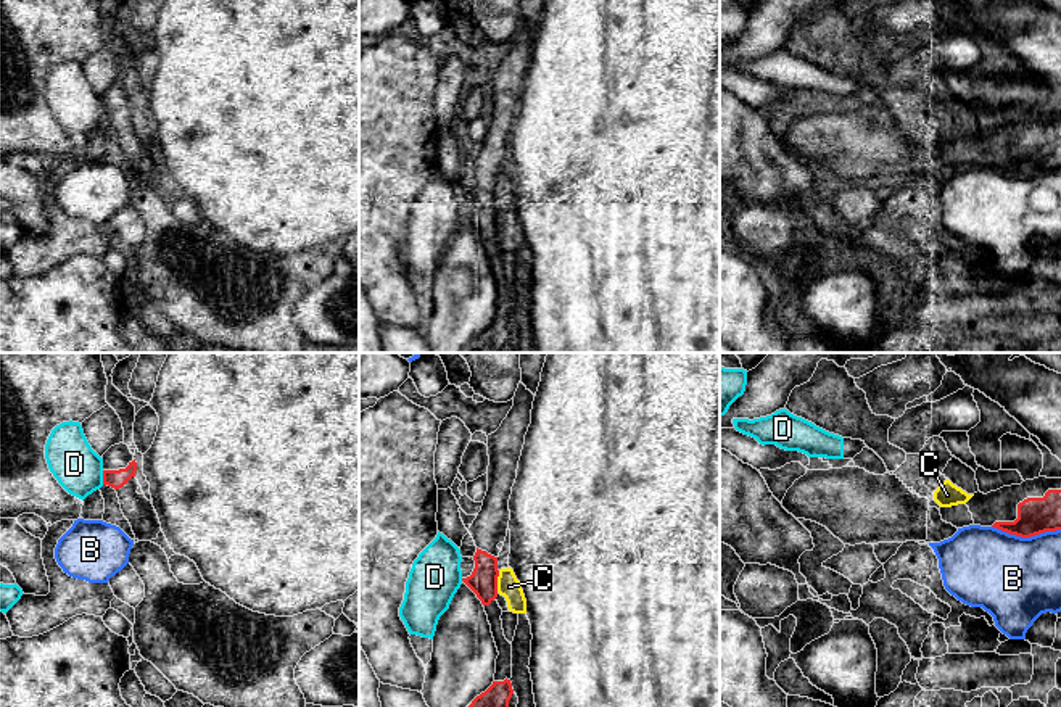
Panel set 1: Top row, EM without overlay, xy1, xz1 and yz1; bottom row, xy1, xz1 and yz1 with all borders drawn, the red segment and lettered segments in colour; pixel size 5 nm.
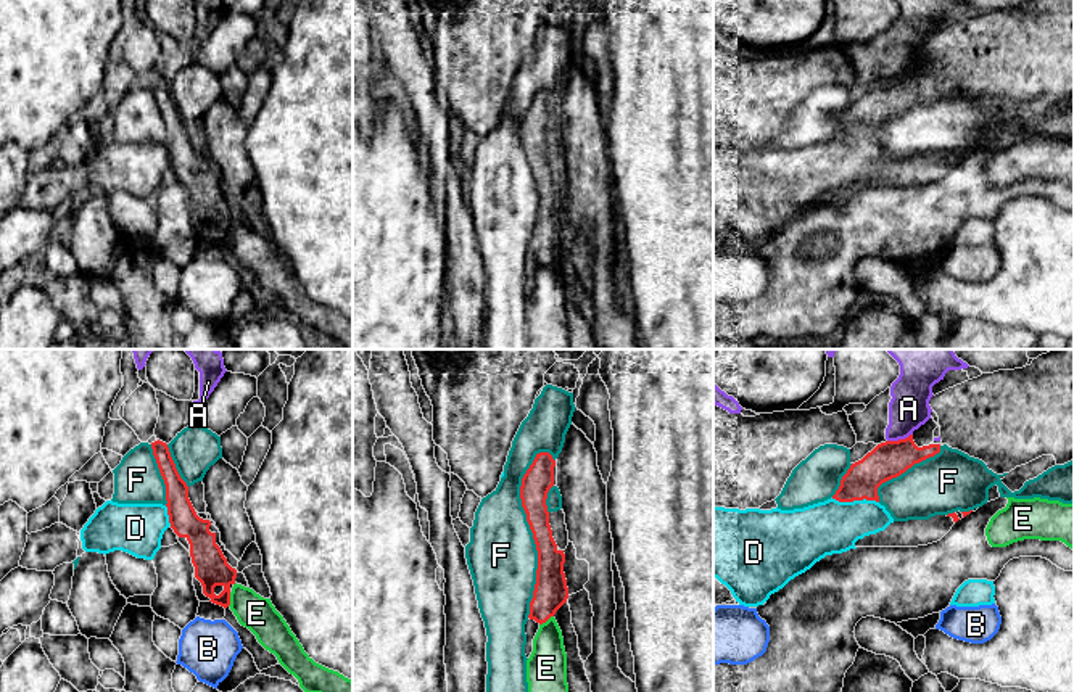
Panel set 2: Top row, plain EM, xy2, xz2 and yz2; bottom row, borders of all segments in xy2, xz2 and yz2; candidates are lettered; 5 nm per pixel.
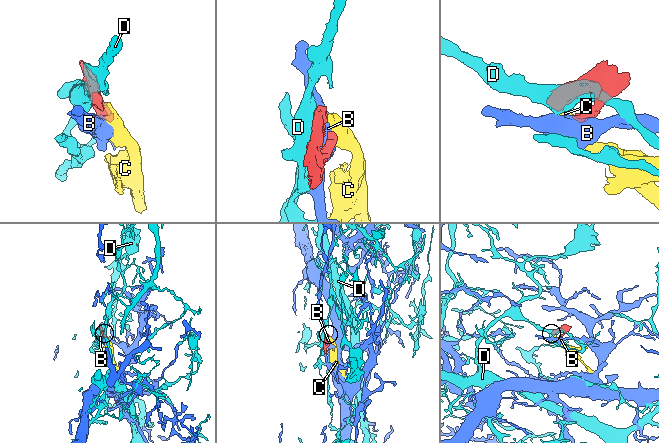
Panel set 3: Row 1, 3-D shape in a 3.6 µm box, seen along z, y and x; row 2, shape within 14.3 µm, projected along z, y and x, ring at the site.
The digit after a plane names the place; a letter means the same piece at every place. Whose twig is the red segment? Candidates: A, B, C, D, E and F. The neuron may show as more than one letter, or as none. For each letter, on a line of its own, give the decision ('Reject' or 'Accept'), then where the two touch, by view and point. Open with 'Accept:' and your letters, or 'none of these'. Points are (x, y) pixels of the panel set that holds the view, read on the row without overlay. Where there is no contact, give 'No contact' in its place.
Accept: none of these
A: Reject. Touches red at yz2 (899, 79)
B: Reject. Touches red at yz1 (1026, 176)
C: Reject. Touches red at xz1 (496, 221)
D: Reject. Touches red at yz2 (855, 139)
E: Reject. Touches red at xy2 (229, 238)
F: Reject. Touches red at xz2 (532, 171)

